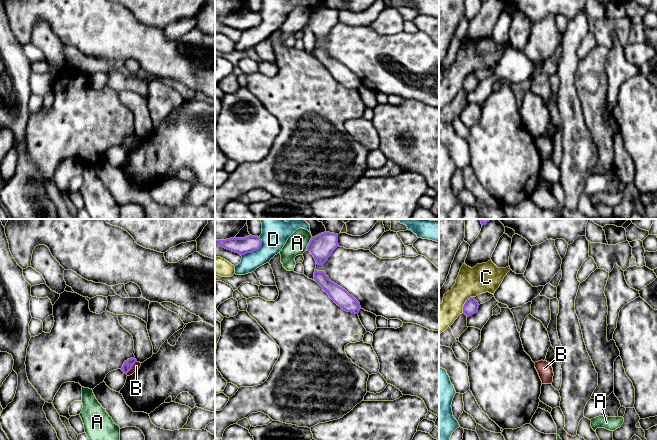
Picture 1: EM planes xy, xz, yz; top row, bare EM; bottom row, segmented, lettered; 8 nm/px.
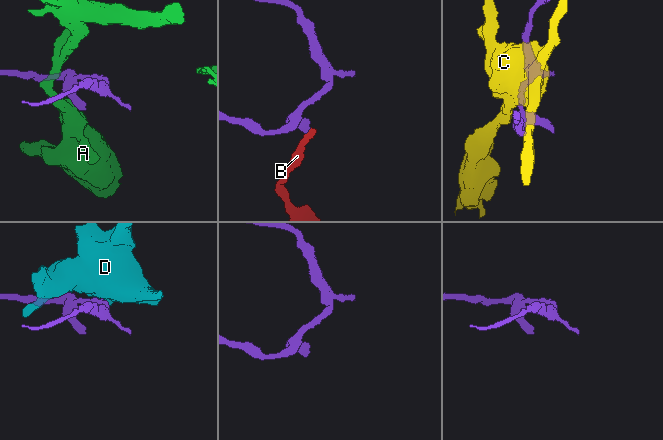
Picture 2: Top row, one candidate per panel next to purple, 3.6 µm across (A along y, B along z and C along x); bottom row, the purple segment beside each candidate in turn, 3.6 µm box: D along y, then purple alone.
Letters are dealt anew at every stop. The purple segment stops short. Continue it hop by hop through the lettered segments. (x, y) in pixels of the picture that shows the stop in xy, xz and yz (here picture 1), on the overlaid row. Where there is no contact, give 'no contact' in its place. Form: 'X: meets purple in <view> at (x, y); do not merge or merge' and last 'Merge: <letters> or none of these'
A: meets purple in xz at (309, 243); do not merge
B: meets purple in xy at (132, 366); do not merge
C: meets purple in yz at (465, 302); do not merge
D: meets purple in xz at (255, 250); do not merge
Merge: none of these

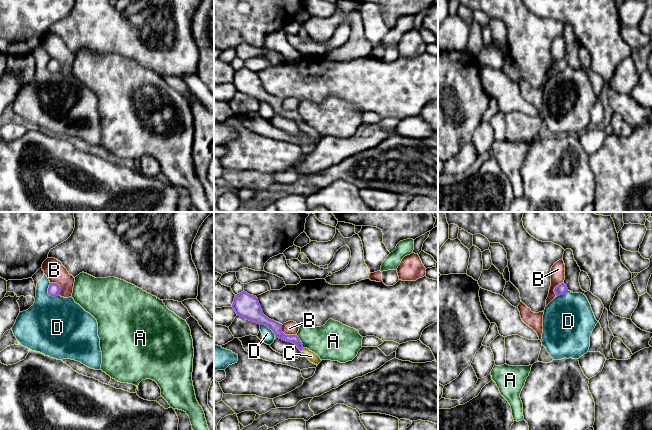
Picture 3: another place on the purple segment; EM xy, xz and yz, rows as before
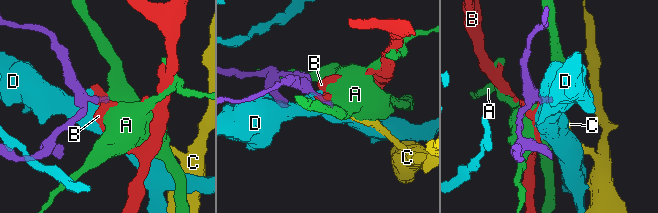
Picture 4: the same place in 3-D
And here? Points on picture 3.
A: meets purple in xz at (300, 341); do not merge
B: meets purple in xz at (286, 335); do not merge
C: meets purple in xz at (302, 349); merge
D: meets purple in xy at (48, 293); do not merge
Merge: C

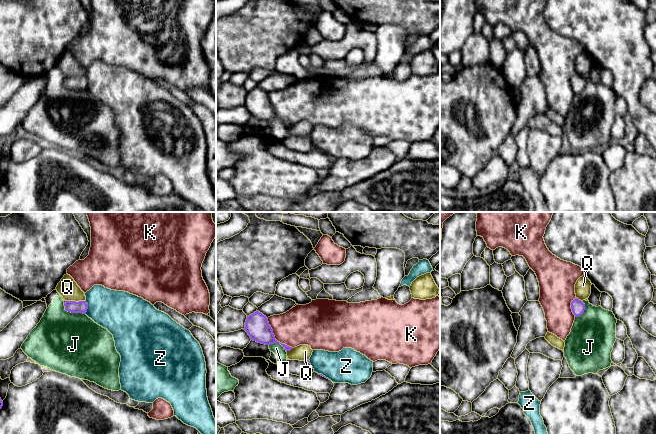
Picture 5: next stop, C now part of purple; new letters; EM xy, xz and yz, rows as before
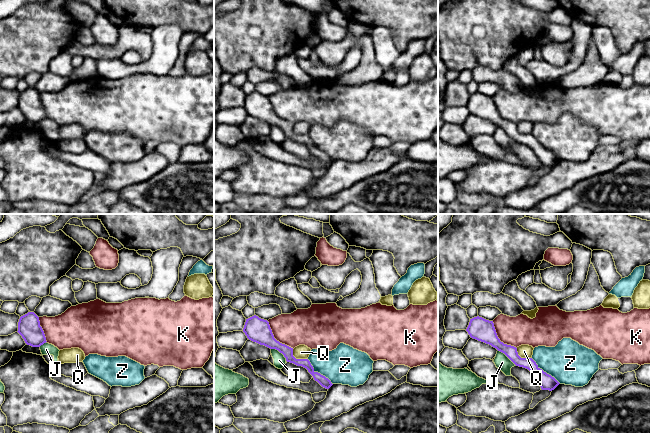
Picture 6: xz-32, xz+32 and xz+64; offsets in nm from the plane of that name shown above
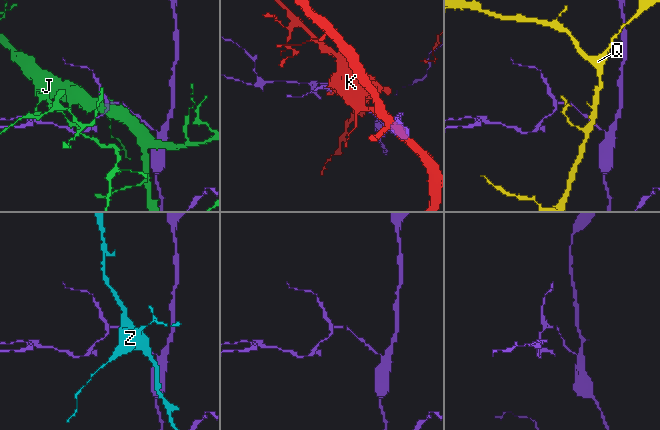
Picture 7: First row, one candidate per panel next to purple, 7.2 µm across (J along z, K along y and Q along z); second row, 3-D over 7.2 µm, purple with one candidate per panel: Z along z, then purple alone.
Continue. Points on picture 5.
J: meets purple in xy at (72, 312); do not merge
K: meets purple in xz at (274, 337); do not merge
Q: meets purple in xy at (76, 302); do not merge
Z: meets purple in xy at (87, 307); do not merge
Merge: none of these

